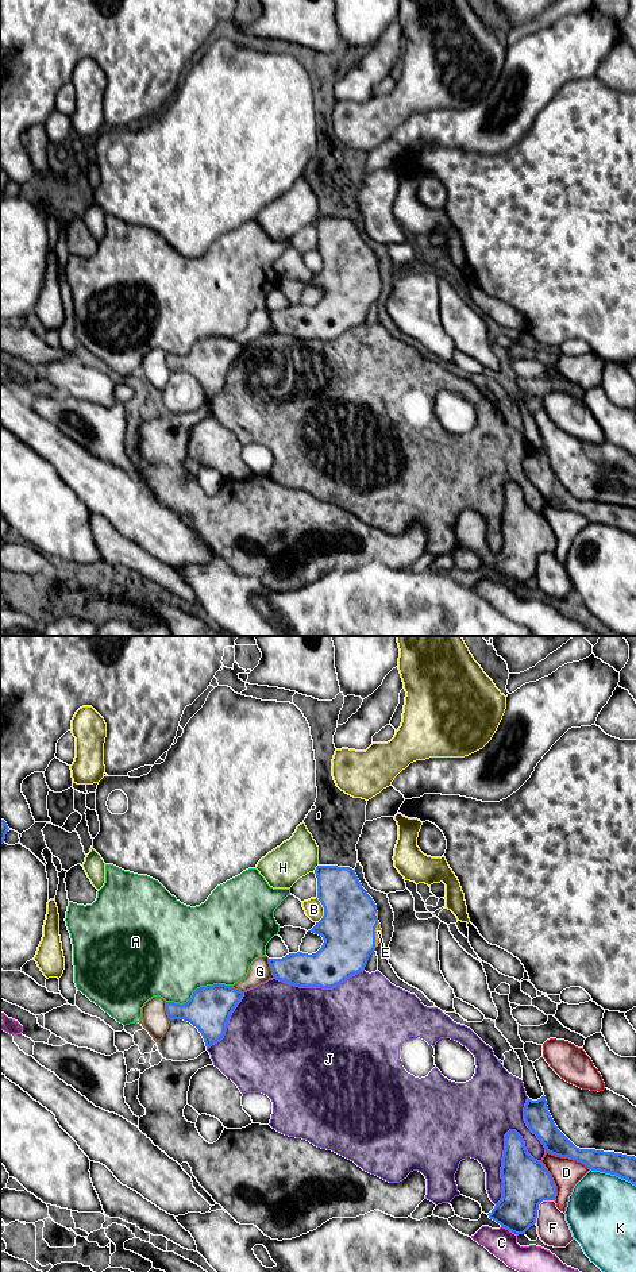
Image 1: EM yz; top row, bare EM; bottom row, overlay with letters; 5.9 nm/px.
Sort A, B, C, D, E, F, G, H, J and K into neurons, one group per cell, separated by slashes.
A / B D / C / E / F / G / H / J / K

